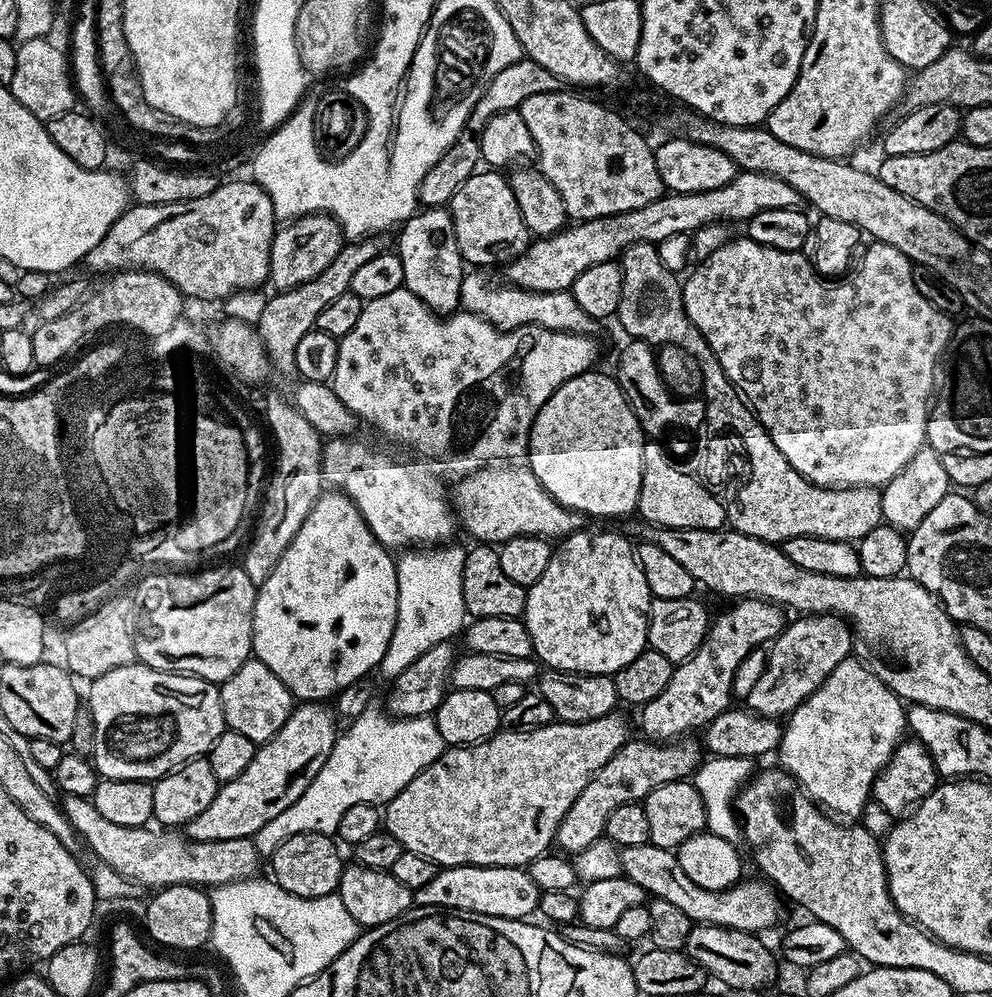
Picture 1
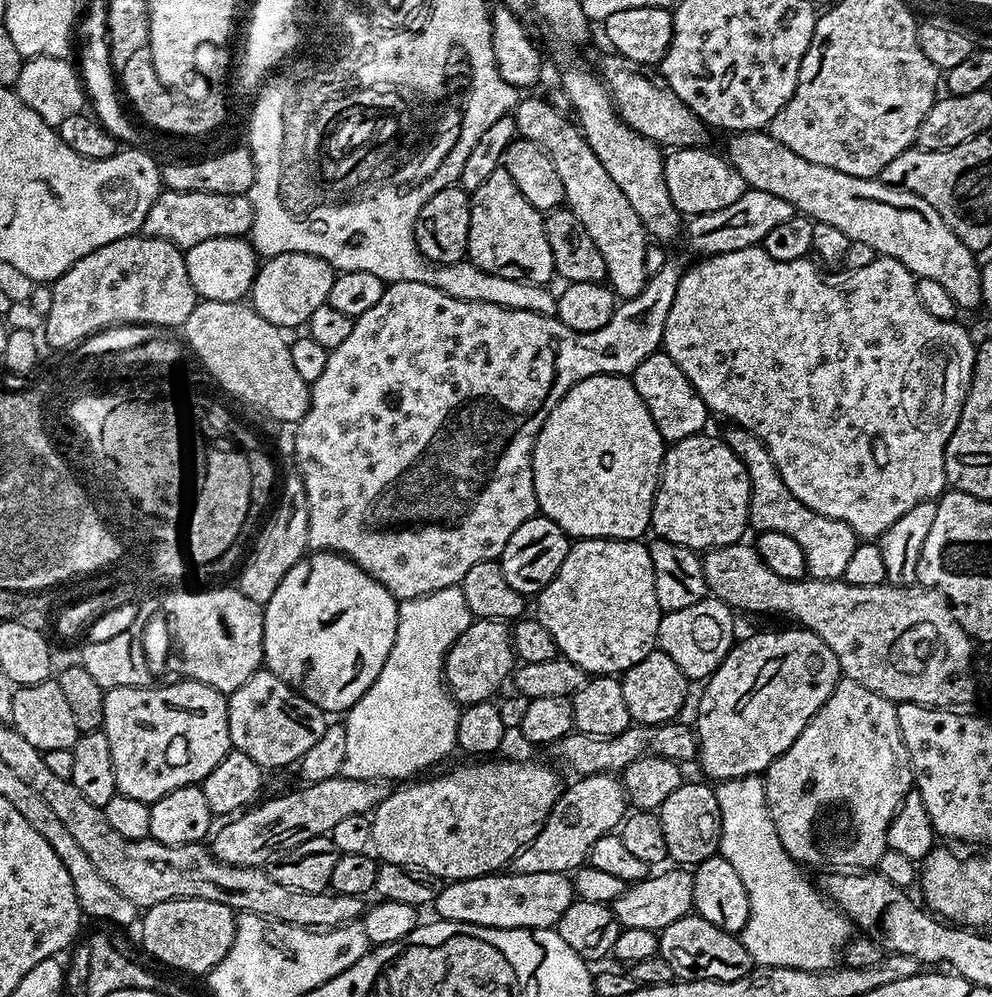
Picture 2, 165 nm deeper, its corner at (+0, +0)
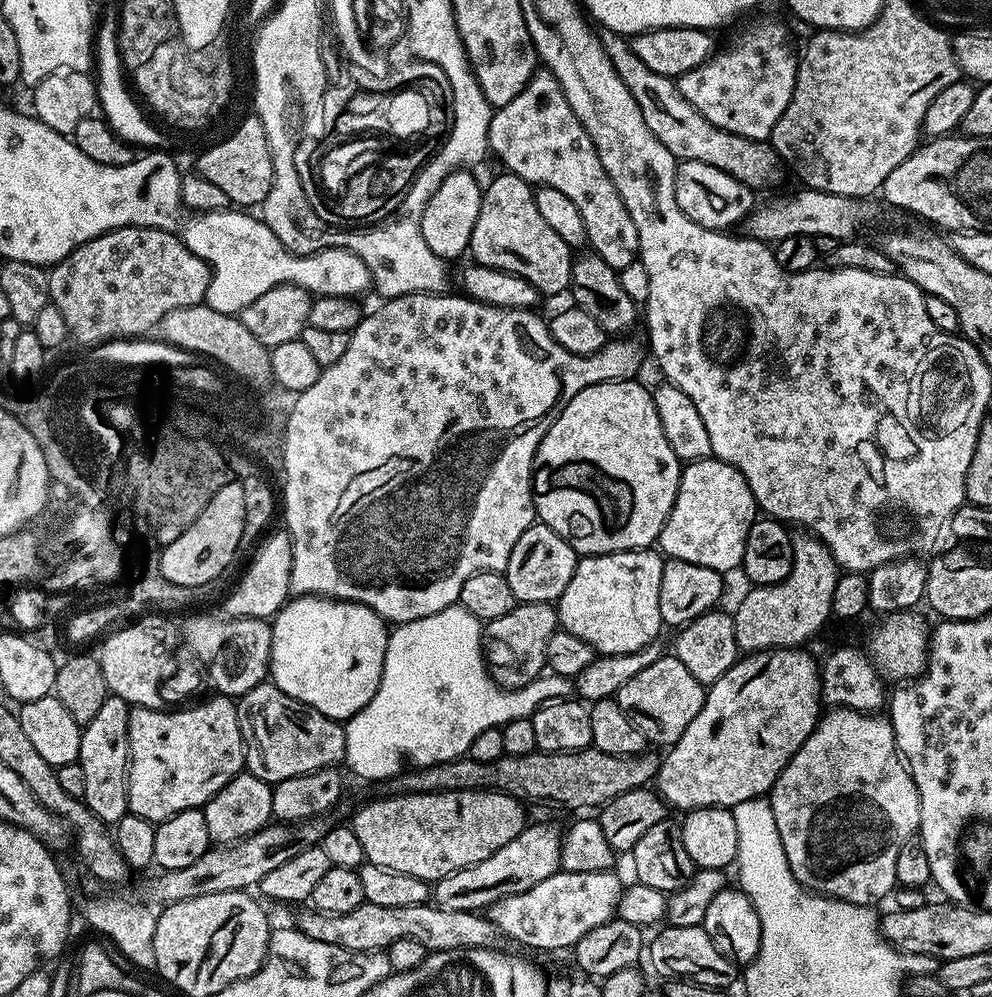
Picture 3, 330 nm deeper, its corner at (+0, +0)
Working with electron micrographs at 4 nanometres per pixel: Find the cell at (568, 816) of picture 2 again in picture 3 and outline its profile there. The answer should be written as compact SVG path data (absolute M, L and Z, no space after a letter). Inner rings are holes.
M529 823L518 838L514 838L514 842L506 842L506 846L502 846L502 850L494 850L490 858L435 881L430 892L431 899L437 908L480 912L502 898L522 894L561 871L561 839L561 829L556 829L554 825Z

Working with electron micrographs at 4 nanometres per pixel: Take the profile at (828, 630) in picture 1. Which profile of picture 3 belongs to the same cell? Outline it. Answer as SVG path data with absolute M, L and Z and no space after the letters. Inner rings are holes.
M798 647L774 648L766 652L753 652L737 659L736 663L730 666L730 670L726 670L726 674L722 674L722 678L718 678L718 682L710 685L704 694L702 710L698 710L698 718L694 718L694 722L690 722L690 726L686 726L686 734L682 734L682 738L678 738L678 742L665 751L668 753L663 753L660 771L656 773L654 788L666 805L671 806L673 809L674 807L684 808L683 810L694 808L732 809L738 802L746 802L755 796L764 796L771 793L772 783L780 777L782 770L790 762L790 758L794 758L794 754L802 746L802 742L806 742L808 735L816 728L816 721L822 715L821 665L810 653L804 651L808 650Z

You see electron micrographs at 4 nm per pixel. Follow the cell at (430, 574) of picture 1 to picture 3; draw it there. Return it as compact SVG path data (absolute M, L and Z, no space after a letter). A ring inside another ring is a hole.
M457 602L446 610L438 610L438 614L398 624L391 629L378 690L368 705L344 724L344 760L352 767L354 775L377 782L398 776L405 769L458 760L467 753L470 742L474 742L482 730L501 729L515 719L529 718L541 704L571 697L573 692L573 681L555 674L541 675L539 680L511 690L493 682L484 659L482 621Z

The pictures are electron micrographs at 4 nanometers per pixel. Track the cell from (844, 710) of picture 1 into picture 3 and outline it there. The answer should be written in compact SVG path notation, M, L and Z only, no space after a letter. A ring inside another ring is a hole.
M832 706L816 721L816 728L802 742L802 746L790 758L790 762L782 770L782 774L772 783L770 793L774 822L778 822L778 834L782 838L782 846L786 850L786 858L790 862L790 870L794 878L805 888L821 895L833 896L836 900L845 900L855 904L879 905L884 895L891 893L897 887L896 867L898 866L898 850L906 846L920 830L920 799L918 786L914 786L914 778L908 772L908 765L904 763L900 749L896 747L896 735L892 729L891 719L880 714L859 712L854 708Z

